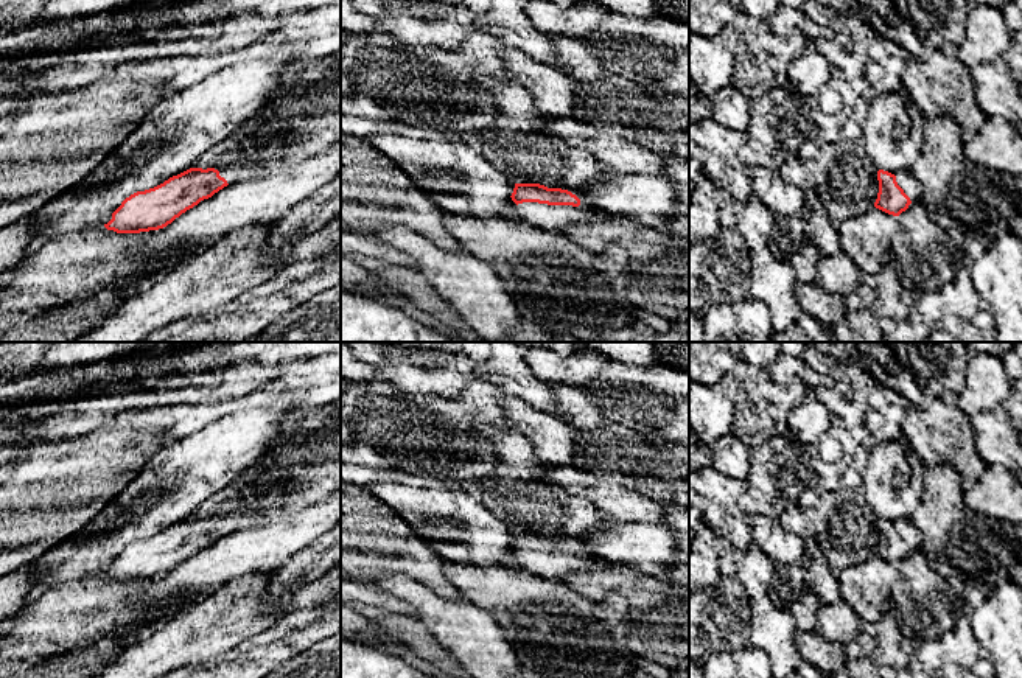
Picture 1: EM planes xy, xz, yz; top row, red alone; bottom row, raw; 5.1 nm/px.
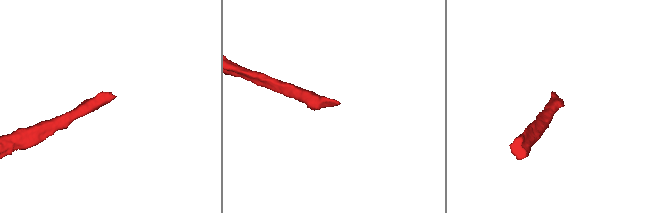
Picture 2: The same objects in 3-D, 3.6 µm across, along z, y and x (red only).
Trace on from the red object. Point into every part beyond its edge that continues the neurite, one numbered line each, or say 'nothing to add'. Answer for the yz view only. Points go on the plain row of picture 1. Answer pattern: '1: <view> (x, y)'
1: yz (906, 527)

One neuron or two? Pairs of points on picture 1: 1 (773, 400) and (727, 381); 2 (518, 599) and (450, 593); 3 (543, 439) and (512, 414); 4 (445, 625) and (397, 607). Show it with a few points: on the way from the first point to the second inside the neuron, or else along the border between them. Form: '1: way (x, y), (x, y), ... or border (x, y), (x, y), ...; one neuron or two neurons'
1: way (762, 394), (747, 386), (738, 386); one neuron
2: border (445, 563), (444, 574), (459, 591), (462, 601); two neurons
3: way (535, 431), (520, 415); one neuron
4: border (383, 593), (409, 602), (416, 613); two neurons

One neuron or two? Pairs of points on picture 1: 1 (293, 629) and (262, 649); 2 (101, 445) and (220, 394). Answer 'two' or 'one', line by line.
1: one
2: two

